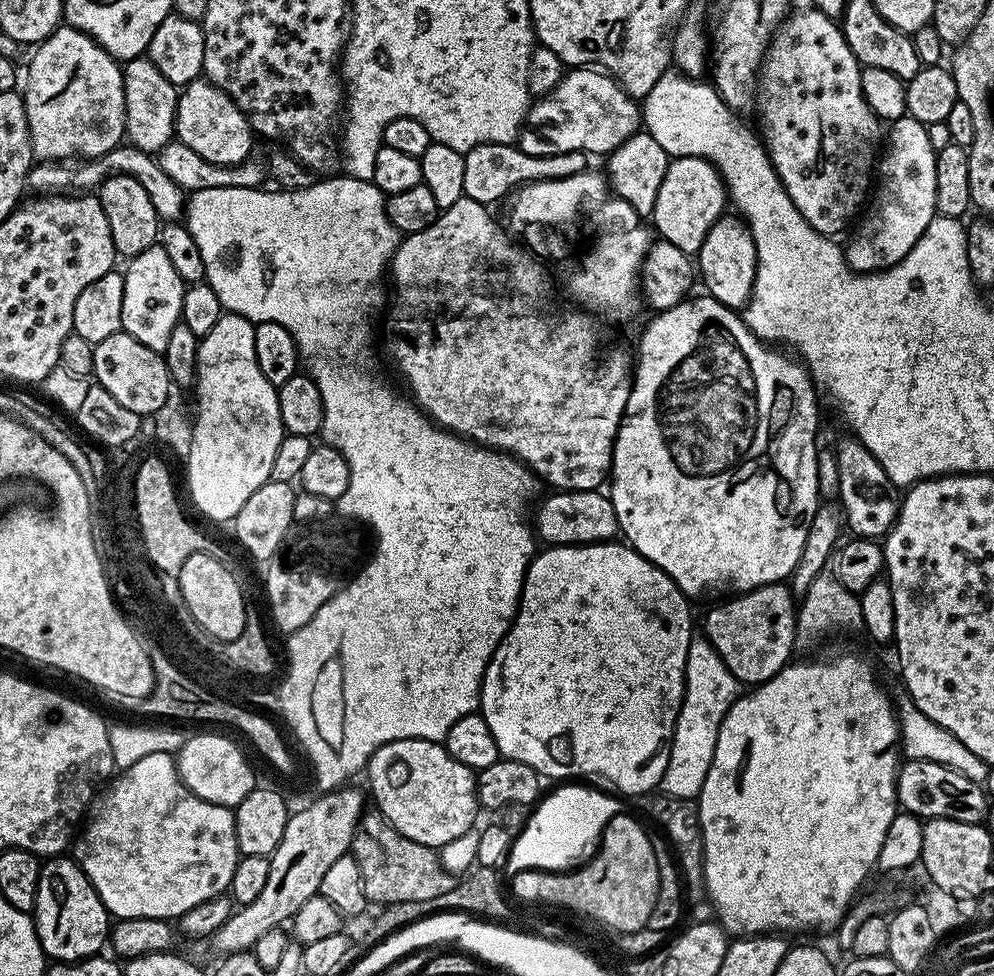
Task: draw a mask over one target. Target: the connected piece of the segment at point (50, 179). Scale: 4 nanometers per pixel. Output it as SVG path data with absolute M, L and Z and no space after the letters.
M121 146L110 150L105 156L100 156L97 160L86 160L73 166L68 162L40 162L32 167L28 175L27 187L33 188L36 194L68 194L73 190L96 190L111 175L129 176L138 182L142 182L142 190L150 194L150 202L154 202L154 210L160 215L161 221L176 222L185 215L186 212L186 193L183 188L179 188L173 180L164 173L159 159L155 155L143 152L140 148L131 146Z

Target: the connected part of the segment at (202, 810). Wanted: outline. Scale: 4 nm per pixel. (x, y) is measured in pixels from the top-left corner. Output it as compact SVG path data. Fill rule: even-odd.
M155 752L146 754L134 766L123 769L119 773L120 781L116 784L113 792L108 792L95 805L96 813L92 816L92 821L88 824L88 833L84 836L84 853L78 856L78 863L88 875L88 881L94 886L94 890L100 896L100 901L113 917L120 920L159 920L167 922L168 919L179 918L185 912L198 906L202 902L214 899L215 896L227 893L232 886L236 861L238 859L238 849L236 847L236 813L233 809L223 808L221 804L211 804L202 798L198 798L180 780L180 771L176 768L175 759L169 753Z

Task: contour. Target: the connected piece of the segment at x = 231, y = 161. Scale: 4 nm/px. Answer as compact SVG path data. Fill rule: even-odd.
M197 78L179 93L176 102L175 139L179 141L183 147L194 150L194 154L198 154L206 162L231 166L245 163L245 161L251 157L248 155L252 152L254 133L247 115L223 90L217 88L215 84L209 84L207 79Z

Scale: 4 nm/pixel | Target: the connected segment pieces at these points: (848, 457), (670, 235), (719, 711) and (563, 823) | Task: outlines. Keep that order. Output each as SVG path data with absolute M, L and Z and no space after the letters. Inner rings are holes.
M845 434L834 444L838 466L838 507L844 517L847 531L861 540L876 540L888 535L900 513L901 493L888 480L886 470L866 450L862 441Z
M678 156L668 161L666 178L662 178L662 186L658 186L658 194L654 198L650 224L660 231L659 239L670 242L670 246L678 246L678 250L696 254L710 226L719 216L725 215L724 204L724 179L709 160L697 156Z
M693 635L686 654L684 701L672 735L670 758L658 785L663 795L679 800L696 800L699 797L714 758L714 746L718 746L718 730L741 692L740 680L728 669L726 662L722 662L718 650L714 650L712 643L703 635Z
M568 782L565 788L560 788L557 792L552 792L548 797L545 795L531 809L532 817L528 820L528 825L513 839L510 851L506 856L506 864L512 867L513 873L526 872L529 870L547 870L558 872L561 870L572 870L581 862L587 861L595 853L598 841L604 835L604 827L610 822L612 816L621 811L620 804L615 800L615 795L607 796L604 792L599 792L596 788L579 788L579 783Z

